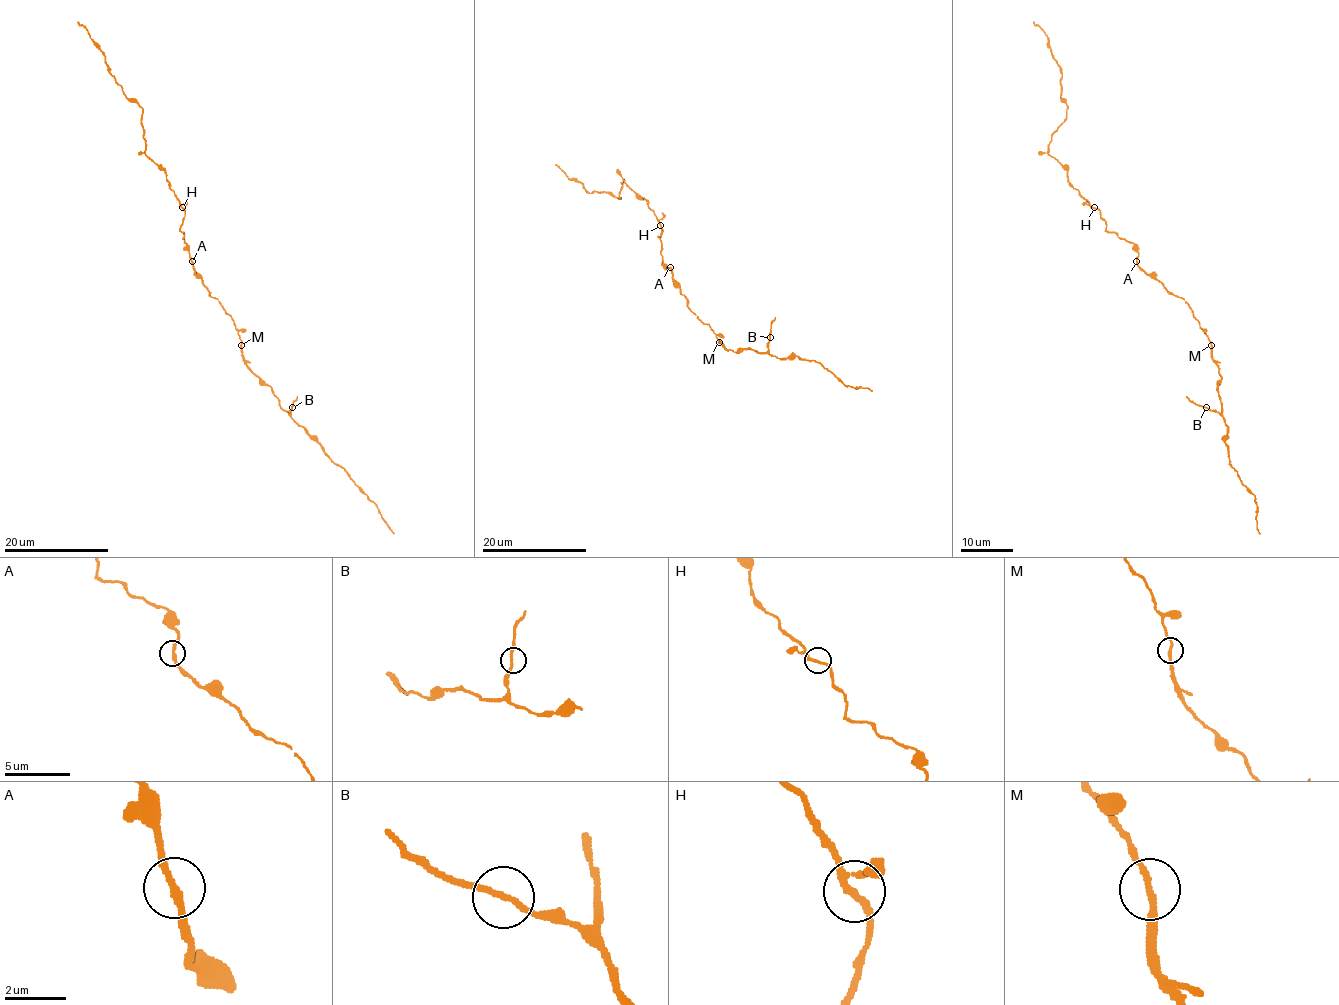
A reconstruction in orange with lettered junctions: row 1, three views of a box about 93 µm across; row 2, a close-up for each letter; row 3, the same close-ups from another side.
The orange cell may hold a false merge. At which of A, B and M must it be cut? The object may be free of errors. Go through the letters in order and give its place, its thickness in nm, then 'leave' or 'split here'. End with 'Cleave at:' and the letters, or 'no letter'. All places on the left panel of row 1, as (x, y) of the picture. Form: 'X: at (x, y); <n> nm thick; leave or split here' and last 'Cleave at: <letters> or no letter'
A: at (192, 261); 200 nm thick; leave
B: at (292, 407); 190 nm thick; leave
M: at (241, 345); 200 nm thick; leave
Cleave at: no letter

